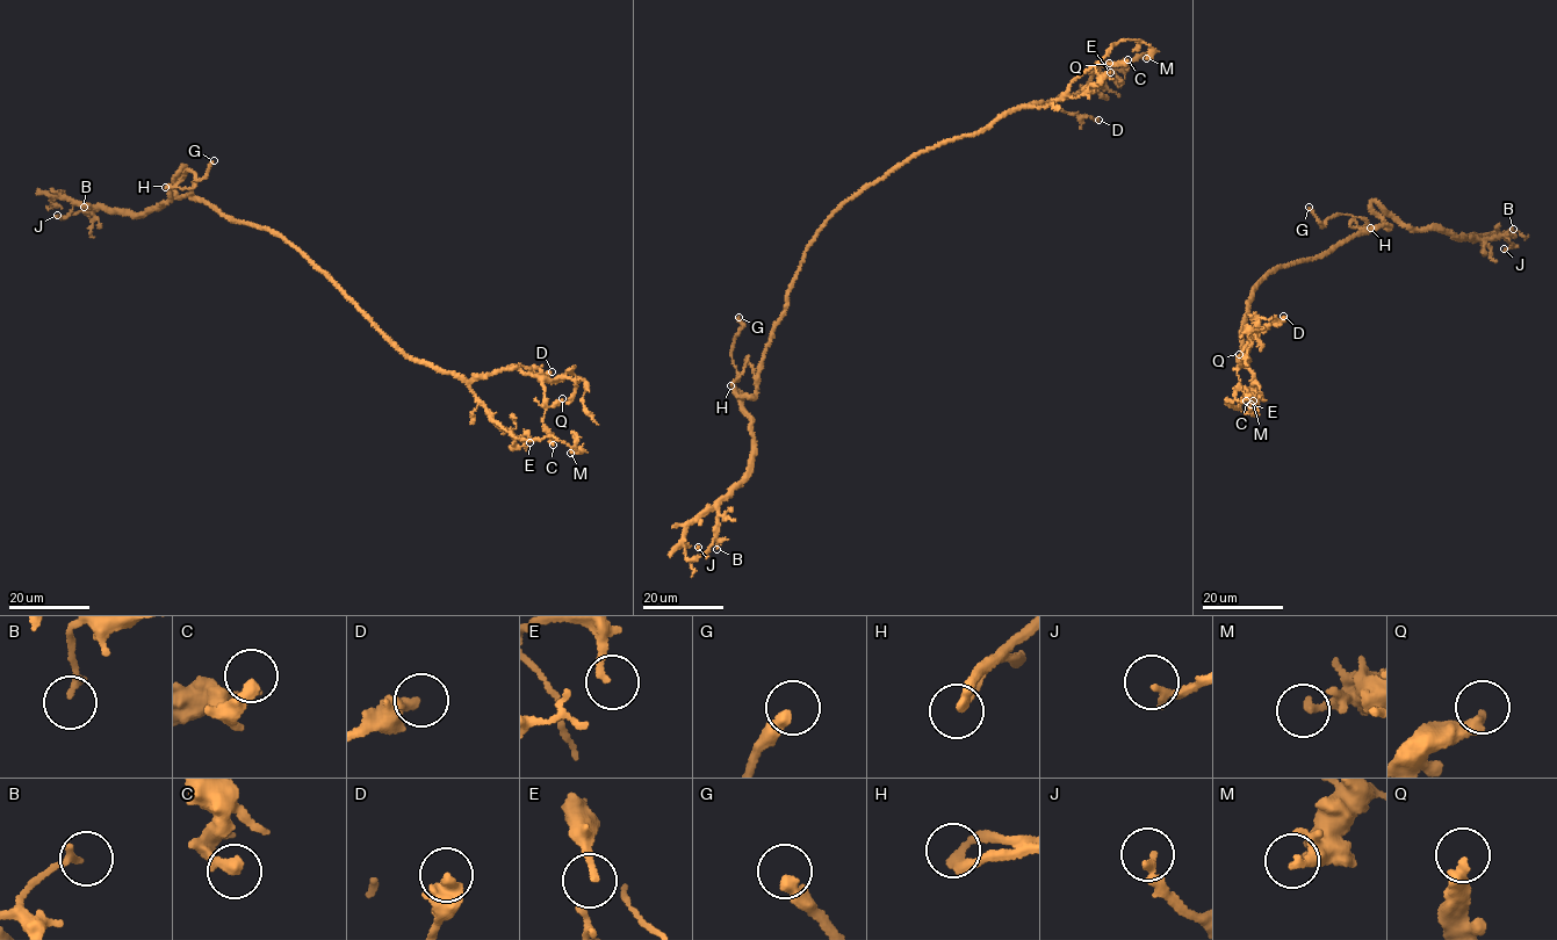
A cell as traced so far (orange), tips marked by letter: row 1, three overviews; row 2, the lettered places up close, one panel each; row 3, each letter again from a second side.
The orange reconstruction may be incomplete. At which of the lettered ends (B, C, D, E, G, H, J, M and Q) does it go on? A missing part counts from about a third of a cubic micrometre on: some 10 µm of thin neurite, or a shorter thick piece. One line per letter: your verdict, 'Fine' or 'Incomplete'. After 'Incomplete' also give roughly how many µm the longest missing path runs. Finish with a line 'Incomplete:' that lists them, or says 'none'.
B: Fine
C: Fine
D: Fine
E: Fine
G: Incomplete. Missing length about 7 µm
H: Fine
J: Fine
M: Fine
Q: Fine
Incomplete: G

